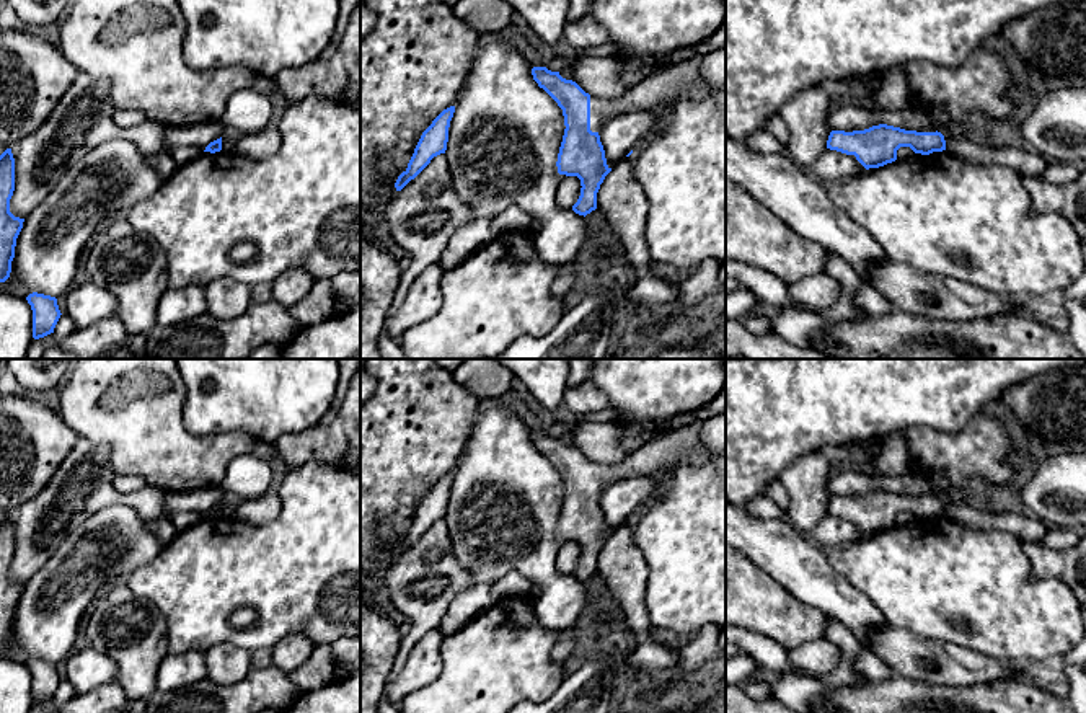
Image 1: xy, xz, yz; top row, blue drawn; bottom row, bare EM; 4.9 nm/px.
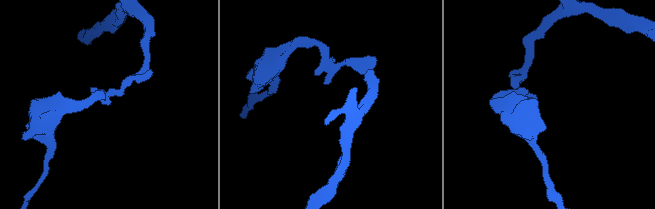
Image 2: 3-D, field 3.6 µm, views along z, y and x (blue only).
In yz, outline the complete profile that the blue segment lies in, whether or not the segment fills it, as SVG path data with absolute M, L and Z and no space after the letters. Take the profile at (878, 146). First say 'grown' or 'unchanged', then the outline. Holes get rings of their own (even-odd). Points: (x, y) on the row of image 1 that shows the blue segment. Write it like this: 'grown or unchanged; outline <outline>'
unchanged; outline M879 124L864 131L832 131L827 148L854 155L866 168L879 168L897 160L897 150L910 147L915 153L929 155L946 150L941 132L916 132Z

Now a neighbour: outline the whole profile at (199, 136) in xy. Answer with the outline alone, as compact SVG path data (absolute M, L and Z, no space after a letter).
M220 121L166 127L163 148L157 153L168 153L174 147L199 147L204 152L210 142L222 137L223 129Z

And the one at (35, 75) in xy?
M0 31L0 145L11 148L51 116L78 70L47 39Z

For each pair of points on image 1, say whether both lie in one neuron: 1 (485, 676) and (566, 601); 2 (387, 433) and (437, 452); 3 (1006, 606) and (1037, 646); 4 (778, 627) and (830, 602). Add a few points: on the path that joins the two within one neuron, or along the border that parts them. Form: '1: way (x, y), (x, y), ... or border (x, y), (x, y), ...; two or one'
1: border (535, 604), (538, 620), (560, 632); two
2: way (400, 434), (418, 434), (424, 439); one
3: way (1016, 615), (1037, 637); one
4: border (785, 588), (801, 601), (814, 606), (825, 617); two

